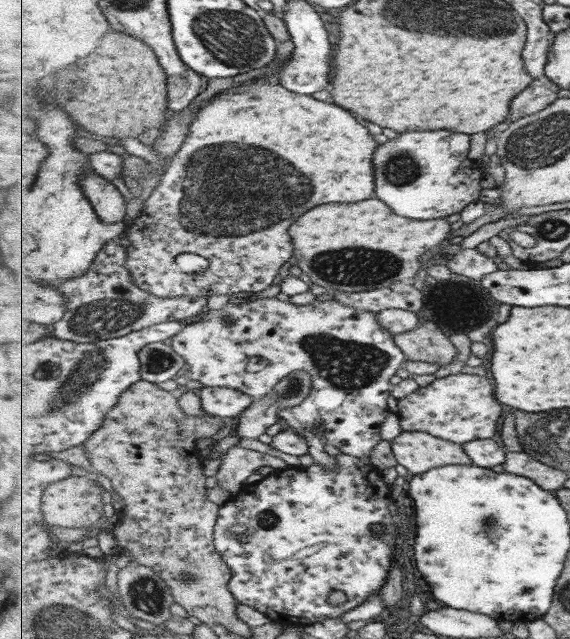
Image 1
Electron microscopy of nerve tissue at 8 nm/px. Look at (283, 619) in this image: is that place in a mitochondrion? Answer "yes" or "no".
no

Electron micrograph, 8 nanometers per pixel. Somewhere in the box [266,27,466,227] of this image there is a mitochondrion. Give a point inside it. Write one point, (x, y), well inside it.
(402, 167)

